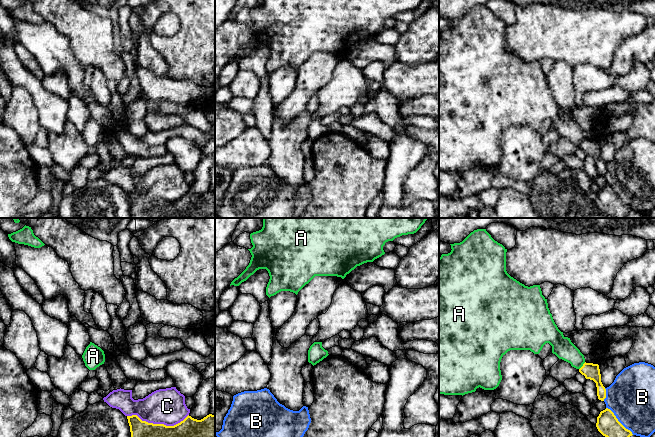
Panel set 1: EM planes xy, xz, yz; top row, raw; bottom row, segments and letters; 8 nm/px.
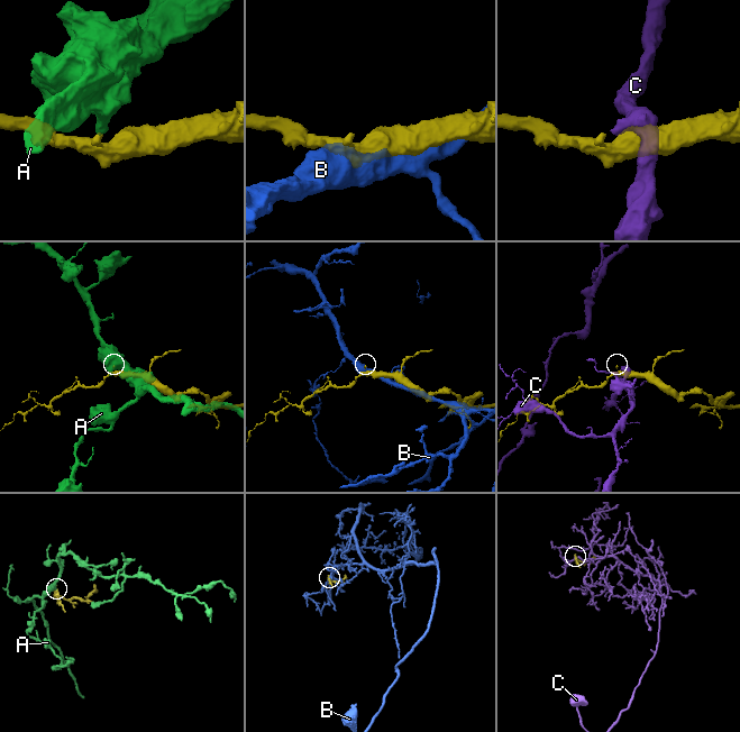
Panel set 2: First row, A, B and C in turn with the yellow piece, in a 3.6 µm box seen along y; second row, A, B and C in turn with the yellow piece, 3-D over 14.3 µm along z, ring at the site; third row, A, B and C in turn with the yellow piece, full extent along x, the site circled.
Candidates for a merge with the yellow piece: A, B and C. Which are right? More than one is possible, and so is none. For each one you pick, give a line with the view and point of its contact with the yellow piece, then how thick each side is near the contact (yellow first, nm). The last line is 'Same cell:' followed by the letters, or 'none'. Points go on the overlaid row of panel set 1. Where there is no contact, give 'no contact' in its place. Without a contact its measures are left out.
Same cell: none

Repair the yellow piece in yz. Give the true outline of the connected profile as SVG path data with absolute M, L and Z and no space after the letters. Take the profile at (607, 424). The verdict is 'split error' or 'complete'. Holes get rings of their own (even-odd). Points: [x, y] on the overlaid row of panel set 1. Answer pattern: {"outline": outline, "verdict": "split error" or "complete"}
{"outline": "M606 408L597 417L596 427L605 437L630 437L632 432L626 429L616 418L614 413Z", "verdict": "complete"}

